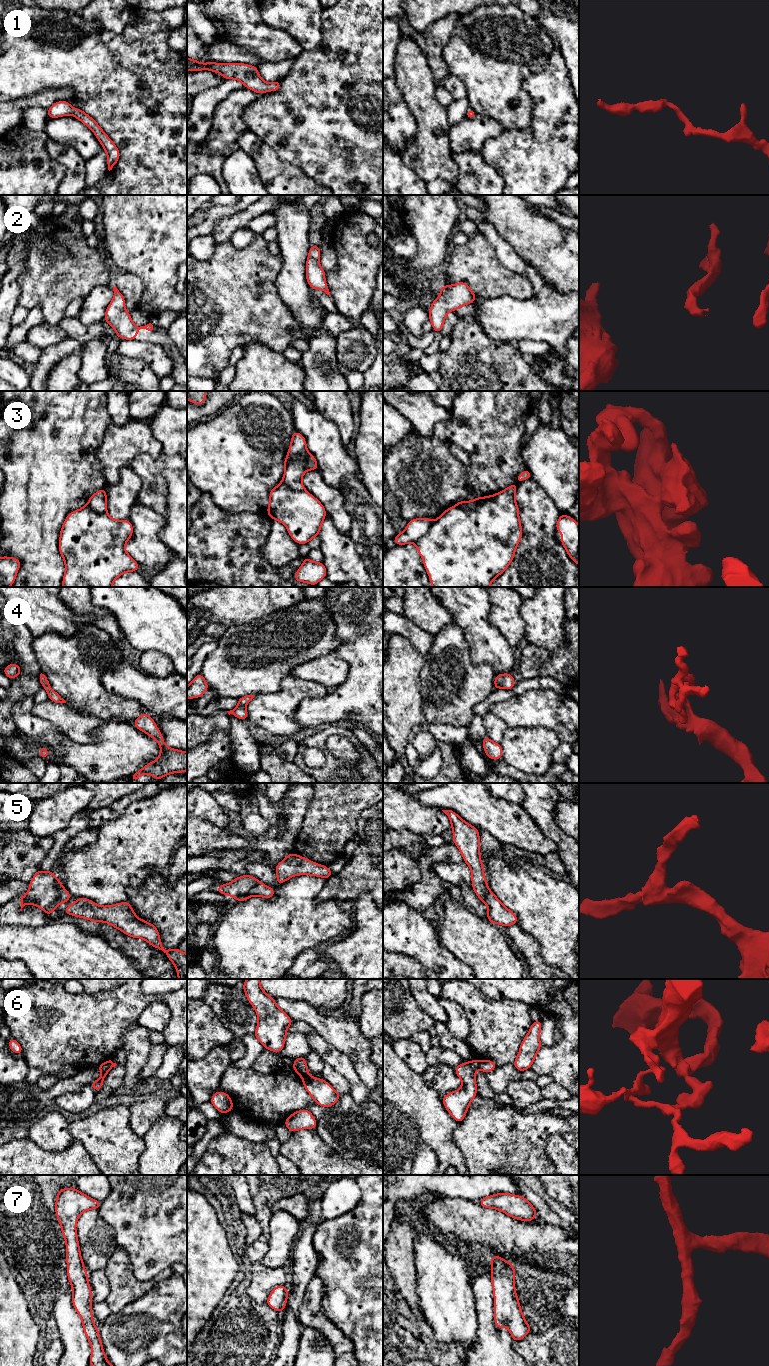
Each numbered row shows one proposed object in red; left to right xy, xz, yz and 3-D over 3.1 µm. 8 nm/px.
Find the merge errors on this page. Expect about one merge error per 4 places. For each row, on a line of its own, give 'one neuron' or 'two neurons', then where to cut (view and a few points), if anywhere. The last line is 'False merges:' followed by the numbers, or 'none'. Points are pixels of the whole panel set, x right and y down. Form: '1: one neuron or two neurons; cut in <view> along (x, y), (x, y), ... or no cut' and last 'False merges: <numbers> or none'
1: one neuron; no cut
2: one neuron; no cut
3: two neurons; cut in yz along (489, 496), (469, 510), (463, 510), (455, 506)
4: one neuron; no cut
5: two neurons; cut in xy along (63, 887), (57, 900), (45, 910)
6: two neurons; cut in yz along (478, 1061), (480, 1068)
7: one neuron; no cut
False merges: 3, 5, 6

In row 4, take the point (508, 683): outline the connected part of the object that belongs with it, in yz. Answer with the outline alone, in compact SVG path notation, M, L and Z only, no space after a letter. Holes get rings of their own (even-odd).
M511 673L497 674L494 680L494 690L500 688L511 690L515 684L515 680Z

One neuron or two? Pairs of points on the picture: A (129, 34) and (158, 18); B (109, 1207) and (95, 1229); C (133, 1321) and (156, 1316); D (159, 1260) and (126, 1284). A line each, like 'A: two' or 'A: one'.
A: one
B: two
C: one
D: two

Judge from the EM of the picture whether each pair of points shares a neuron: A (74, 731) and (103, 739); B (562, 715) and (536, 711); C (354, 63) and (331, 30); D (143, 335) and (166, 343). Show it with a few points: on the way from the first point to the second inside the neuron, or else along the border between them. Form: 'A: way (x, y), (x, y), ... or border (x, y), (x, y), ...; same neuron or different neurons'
A: border (104, 722), (94, 731), (93, 742), (72, 741); different neurons
B: way (556, 711), (542, 711); same neuron
C: way (354, 55), (339, 38); same neuron
D: way (149, 335), (158, 335), (160, 337); same neuron

